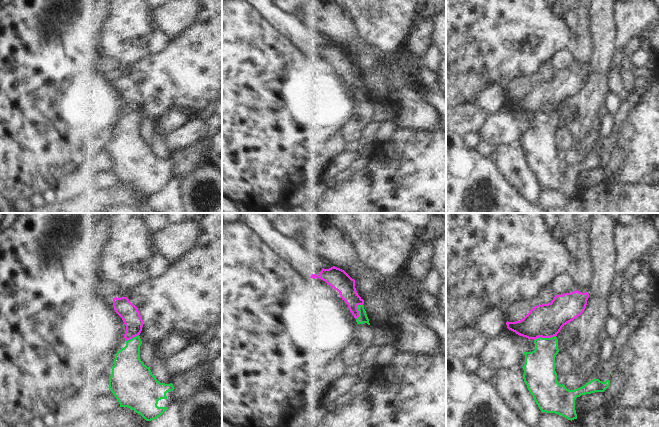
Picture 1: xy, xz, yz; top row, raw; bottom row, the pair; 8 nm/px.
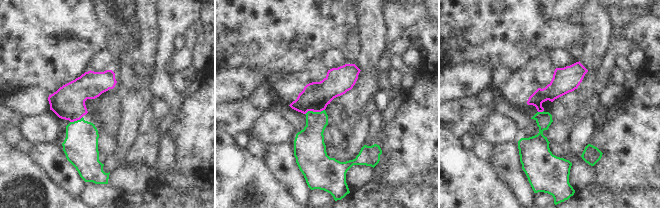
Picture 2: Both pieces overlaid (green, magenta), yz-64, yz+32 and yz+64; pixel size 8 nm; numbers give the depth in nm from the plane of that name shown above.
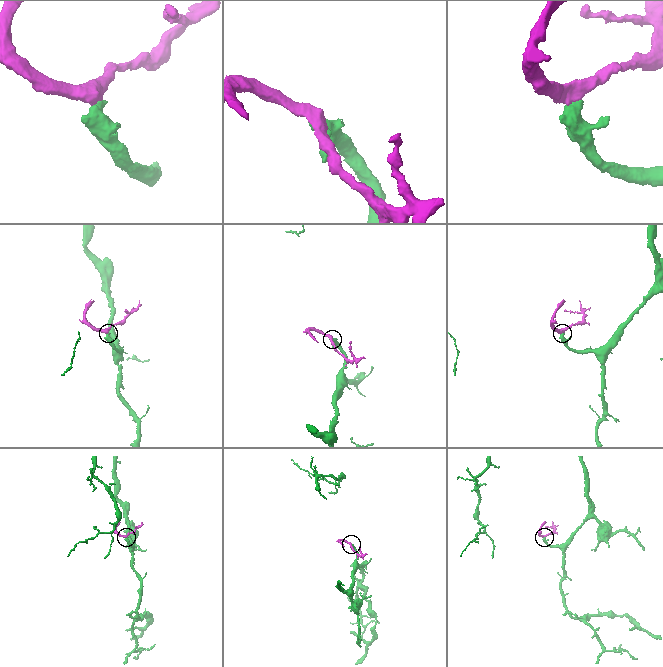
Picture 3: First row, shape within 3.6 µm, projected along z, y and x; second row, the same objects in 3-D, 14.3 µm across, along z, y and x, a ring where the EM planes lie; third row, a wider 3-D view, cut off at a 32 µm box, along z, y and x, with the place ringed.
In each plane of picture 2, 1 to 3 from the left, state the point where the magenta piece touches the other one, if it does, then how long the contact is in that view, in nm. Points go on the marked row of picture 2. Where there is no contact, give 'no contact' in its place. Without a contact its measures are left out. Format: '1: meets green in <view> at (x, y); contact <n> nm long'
1: meets green in yz-64 at (77, 120); contact 120 nm long
2: meets green in yz+32 at (314, 112); contact 170 nm long
3: meets green in yz+64 at (540, 112); contact 50 nm long

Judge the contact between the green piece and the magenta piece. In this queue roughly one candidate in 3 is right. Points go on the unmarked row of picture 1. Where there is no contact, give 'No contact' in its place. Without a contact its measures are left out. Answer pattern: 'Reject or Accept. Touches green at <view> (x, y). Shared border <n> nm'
Reject. Touches green at yz (544, 114). Shared border 180 nm.

